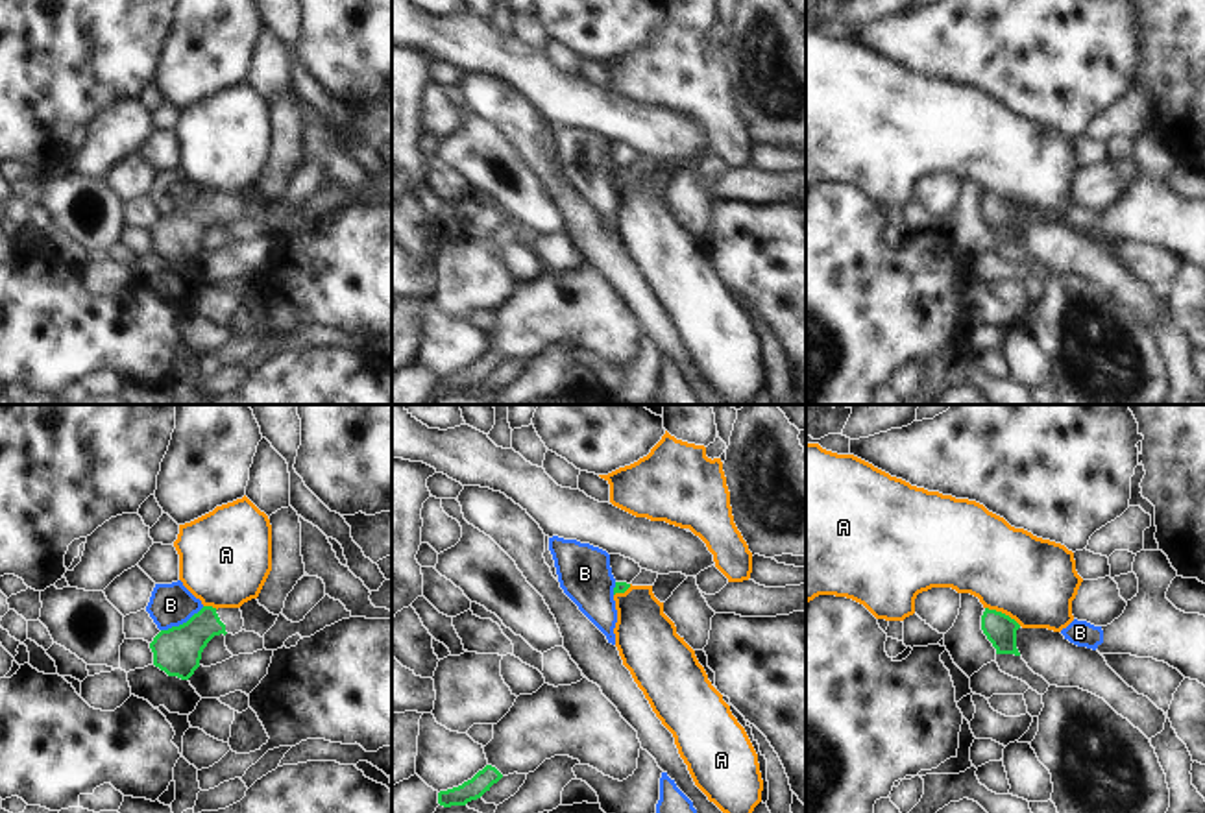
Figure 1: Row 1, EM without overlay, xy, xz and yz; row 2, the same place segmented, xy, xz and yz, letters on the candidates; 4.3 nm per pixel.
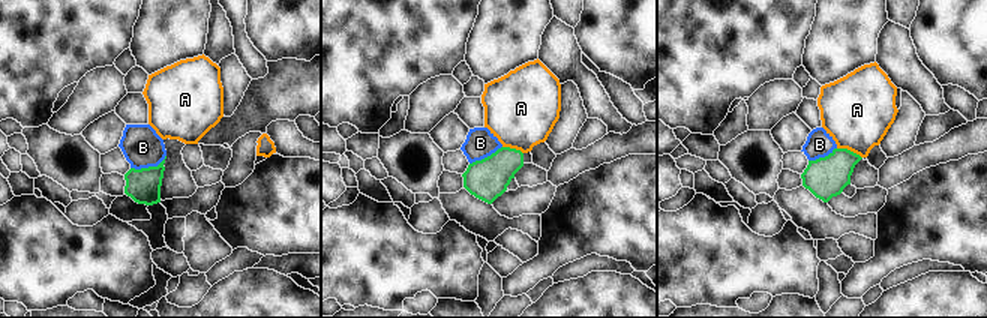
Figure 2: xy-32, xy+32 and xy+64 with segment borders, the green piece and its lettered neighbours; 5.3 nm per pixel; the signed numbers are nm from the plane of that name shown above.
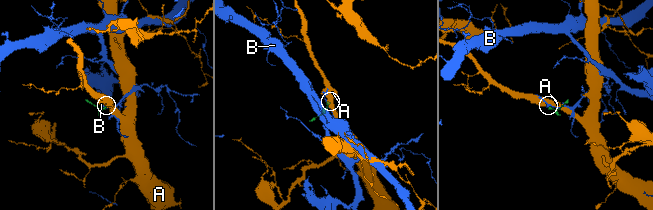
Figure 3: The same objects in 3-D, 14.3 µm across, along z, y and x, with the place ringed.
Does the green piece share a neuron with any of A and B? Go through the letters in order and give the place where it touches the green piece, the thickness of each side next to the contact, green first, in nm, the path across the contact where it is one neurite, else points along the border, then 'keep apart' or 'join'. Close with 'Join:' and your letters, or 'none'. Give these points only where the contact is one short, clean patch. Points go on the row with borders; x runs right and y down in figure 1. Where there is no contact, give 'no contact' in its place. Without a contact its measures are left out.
A: contact yz (1004, 614); calibres 140 and 380 nm; border yz (985, 606), (1008, 614), (1021, 625); keep apart
B: contact xy (183, 623); calibres 200 and 190 nm; border xy (204, 606), (185, 621), (161, 630); keep apart
Join: none

